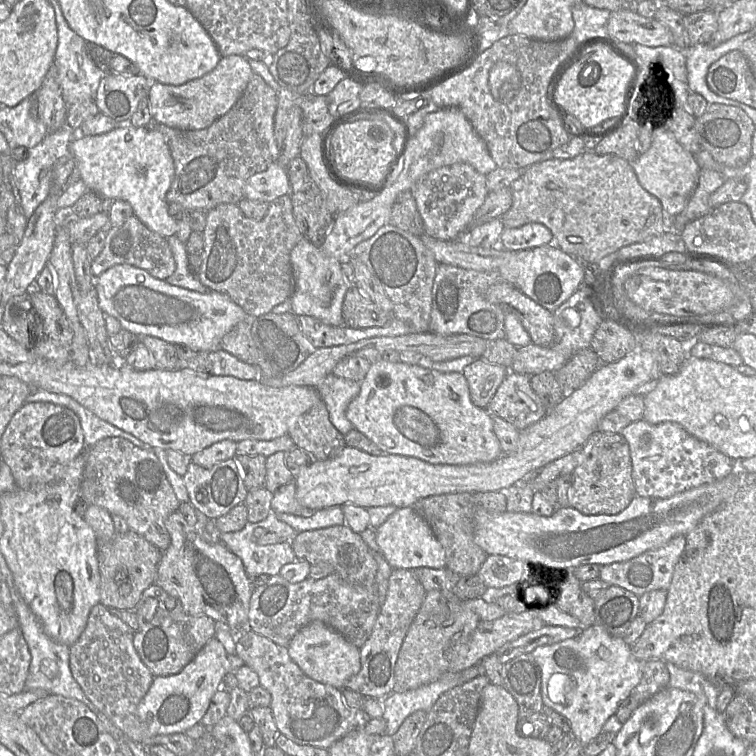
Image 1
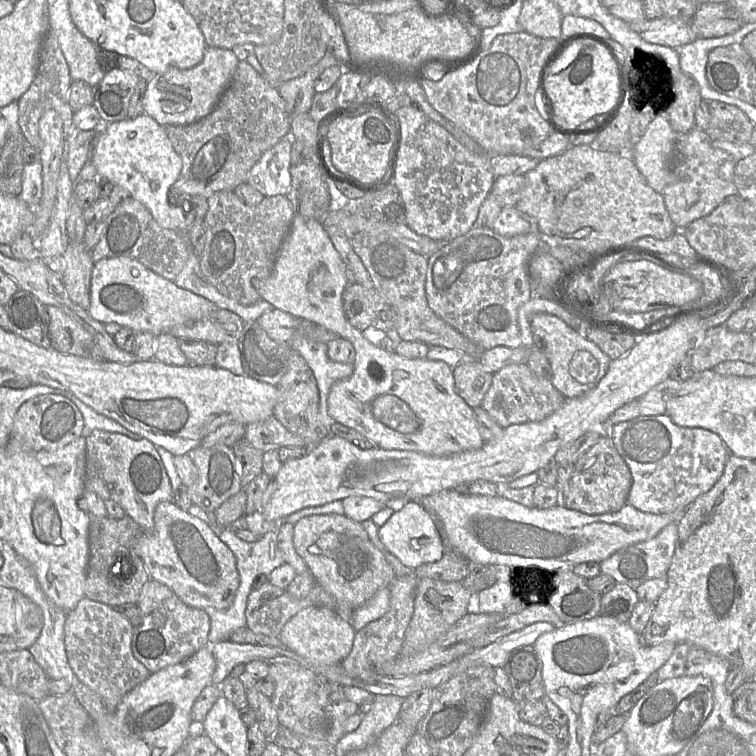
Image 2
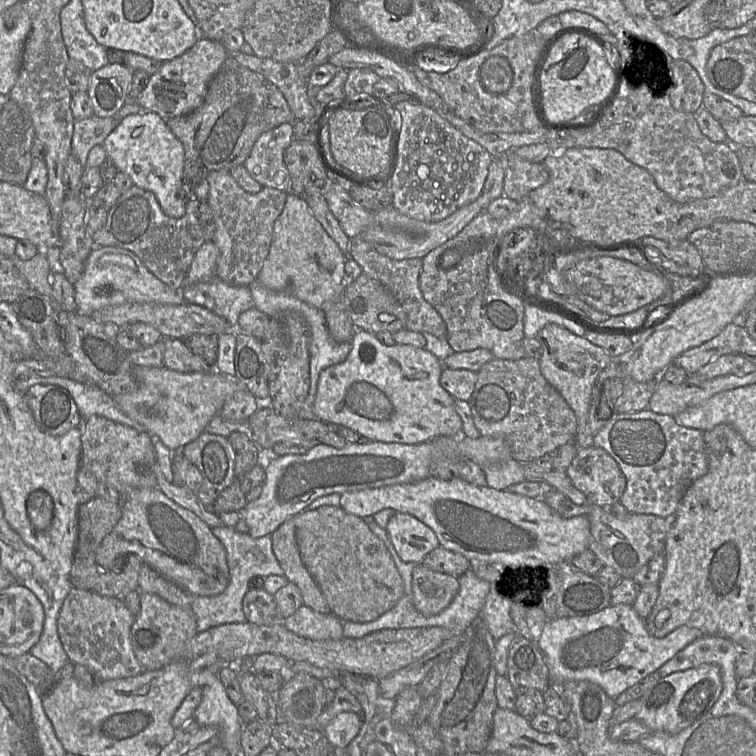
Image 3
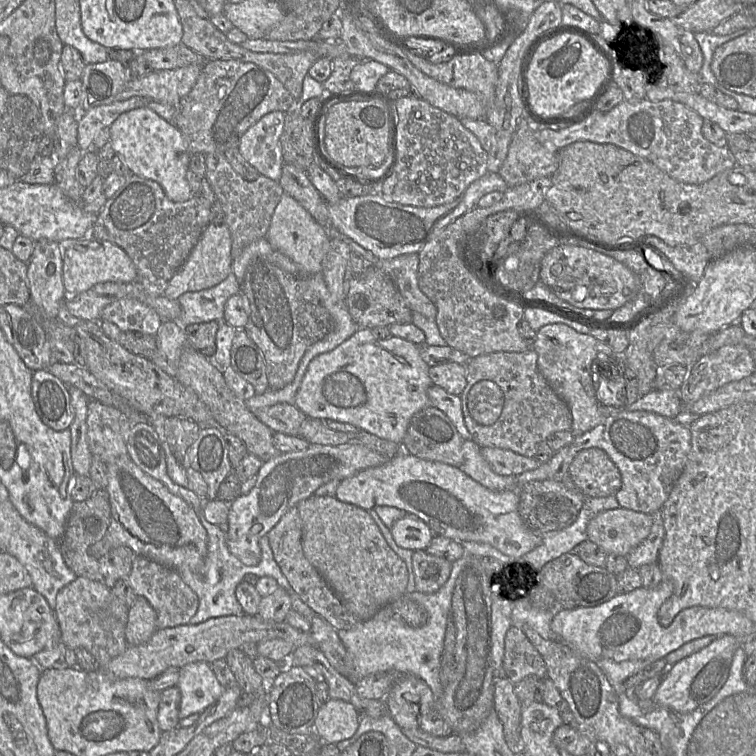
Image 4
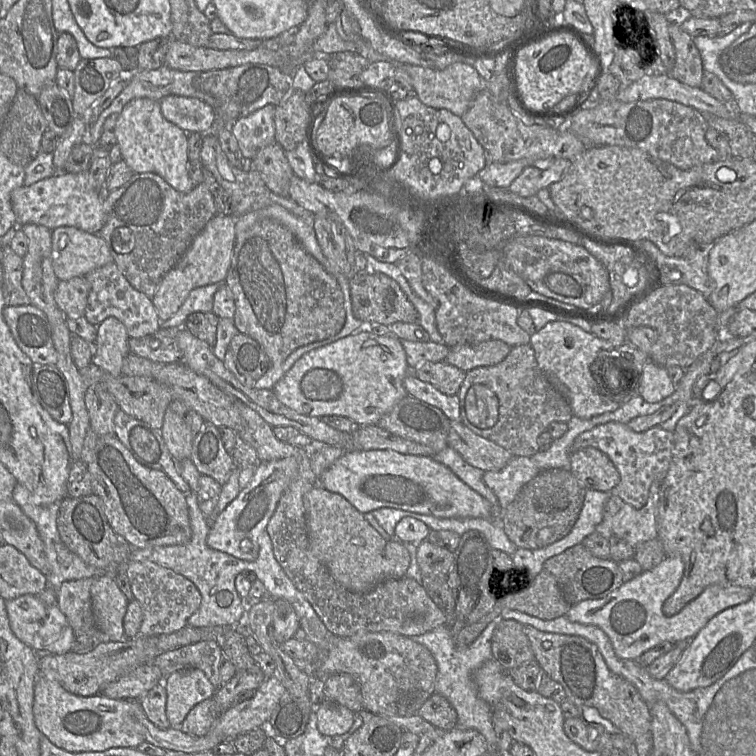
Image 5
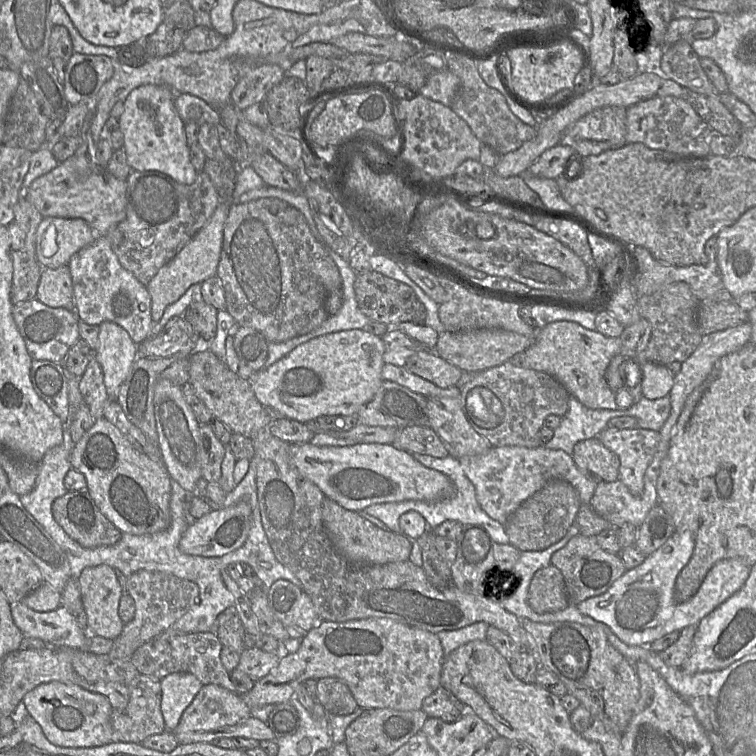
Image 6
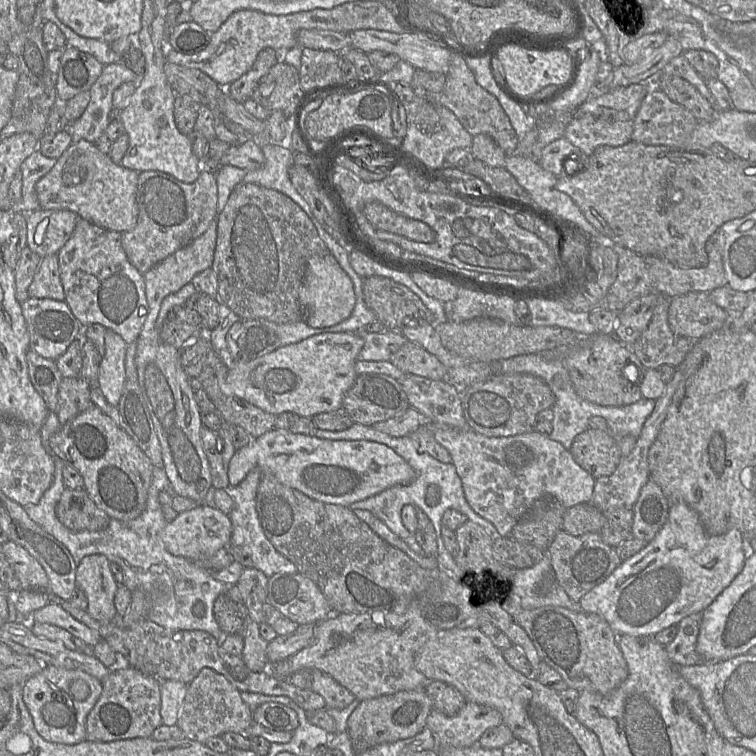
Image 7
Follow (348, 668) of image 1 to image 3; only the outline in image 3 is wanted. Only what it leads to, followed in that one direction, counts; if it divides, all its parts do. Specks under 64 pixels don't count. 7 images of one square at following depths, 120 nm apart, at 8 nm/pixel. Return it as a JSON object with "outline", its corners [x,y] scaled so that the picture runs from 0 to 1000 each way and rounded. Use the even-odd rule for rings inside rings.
{"outline":[[[405,800],[386,813],[374,817],[374,825],[385,836],[414,847],[454,845],[454,823],[440,811],[427,812]]]}

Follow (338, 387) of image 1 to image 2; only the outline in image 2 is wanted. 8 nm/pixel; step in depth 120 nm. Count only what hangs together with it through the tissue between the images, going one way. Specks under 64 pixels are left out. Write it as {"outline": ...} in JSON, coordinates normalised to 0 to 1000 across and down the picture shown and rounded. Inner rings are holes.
{"outline":[[[389,442],[382,455],[386,463],[393,464],[403,475],[418,501],[423,556],[437,567],[444,560],[434,548],[433,530],[437,515],[444,505],[466,496],[468,481],[437,476],[433,470],[433,455],[409,450],[397,442]]]}

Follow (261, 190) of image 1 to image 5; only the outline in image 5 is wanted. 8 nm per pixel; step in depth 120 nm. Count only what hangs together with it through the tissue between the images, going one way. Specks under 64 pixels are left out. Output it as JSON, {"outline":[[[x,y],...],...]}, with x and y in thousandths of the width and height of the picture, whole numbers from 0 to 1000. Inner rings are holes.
{"outline":[[[352,139],[307,164],[306,173],[325,209],[332,212],[348,194],[366,189],[362,151],[364,139]]]}

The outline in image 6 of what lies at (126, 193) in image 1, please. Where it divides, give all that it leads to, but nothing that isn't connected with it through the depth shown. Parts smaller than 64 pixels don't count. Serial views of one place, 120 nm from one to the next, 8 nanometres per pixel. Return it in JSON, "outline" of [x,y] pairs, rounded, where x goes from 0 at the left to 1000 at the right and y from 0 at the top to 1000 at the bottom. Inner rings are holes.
{"outline":[[[194,111],[179,116],[164,134],[164,146],[156,157],[157,171],[164,181],[168,217],[175,226],[209,226],[235,242],[253,245],[262,228],[251,212],[243,161],[230,139],[233,126],[221,114]]]}

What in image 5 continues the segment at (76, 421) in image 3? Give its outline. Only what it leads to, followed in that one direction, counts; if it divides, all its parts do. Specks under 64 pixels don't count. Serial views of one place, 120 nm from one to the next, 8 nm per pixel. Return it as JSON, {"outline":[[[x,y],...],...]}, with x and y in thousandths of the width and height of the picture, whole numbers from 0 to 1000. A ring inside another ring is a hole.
{"outline":[[[45,481],[44,521],[54,537],[75,558],[90,561],[95,553],[91,513],[74,481]]]}

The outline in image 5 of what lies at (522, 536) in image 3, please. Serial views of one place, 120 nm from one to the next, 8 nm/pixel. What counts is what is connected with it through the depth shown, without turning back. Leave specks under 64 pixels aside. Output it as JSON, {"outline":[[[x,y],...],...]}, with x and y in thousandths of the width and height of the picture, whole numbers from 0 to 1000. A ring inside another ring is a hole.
{"outline":[[[521,595],[459,597],[423,630],[422,642],[454,656],[475,677],[491,679],[501,672],[521,672],[578,685],[647,685],[652,669],[634,652],[615,640],[591,616],[570,603],[532,601]]]}

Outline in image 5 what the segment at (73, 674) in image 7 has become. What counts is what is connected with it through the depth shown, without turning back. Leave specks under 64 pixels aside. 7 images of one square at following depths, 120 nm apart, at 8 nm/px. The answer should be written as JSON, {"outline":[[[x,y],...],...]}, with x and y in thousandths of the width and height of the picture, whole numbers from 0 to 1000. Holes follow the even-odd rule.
{"outline":[[[52,894],[45,909],[45,954],[69,984],[90,995],[134,995],[156,988],[180,991],[192,981],[192,974],[175,946],[172,927],[138,919],[104,921],[86,913],[75,901]]]}

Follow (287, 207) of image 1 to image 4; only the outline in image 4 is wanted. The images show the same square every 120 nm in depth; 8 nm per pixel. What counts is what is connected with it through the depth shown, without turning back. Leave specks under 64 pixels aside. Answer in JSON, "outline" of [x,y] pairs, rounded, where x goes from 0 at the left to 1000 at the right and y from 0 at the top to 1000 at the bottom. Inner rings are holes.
{"outline":[[[295,202],[271,205],[272,237],[276,239],[298,282],[296,295],[306,310],[306,340],[313,341],[333,320],[351,315],[360,284],[376,253],[368,239],[344,231],[336,239],[320,235],[303,217]]]}

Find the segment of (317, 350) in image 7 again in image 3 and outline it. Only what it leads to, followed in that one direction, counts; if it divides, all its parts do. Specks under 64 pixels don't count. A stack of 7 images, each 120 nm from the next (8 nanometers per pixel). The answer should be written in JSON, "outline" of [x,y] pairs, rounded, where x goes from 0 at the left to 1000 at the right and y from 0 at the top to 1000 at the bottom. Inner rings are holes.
{"outline":[[[471,437],[459,474],[425,491],[414,545],[419,554],[460,565],[485,583],[548,589],[586,577],[612,577],[612,560],[602,542],[602,526],[582,508],[586,488],[585,478],[561,460],[534,455],[511,458],[496,443]]]}

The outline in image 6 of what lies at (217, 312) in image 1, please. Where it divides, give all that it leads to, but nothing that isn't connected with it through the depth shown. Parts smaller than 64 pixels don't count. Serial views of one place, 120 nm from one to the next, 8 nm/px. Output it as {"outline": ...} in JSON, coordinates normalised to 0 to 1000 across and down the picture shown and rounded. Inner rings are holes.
{"outline":[[[57,287],[48,307],[48,343],[57,354],[89,352],[94,340],[127,312],[110,290]]]}

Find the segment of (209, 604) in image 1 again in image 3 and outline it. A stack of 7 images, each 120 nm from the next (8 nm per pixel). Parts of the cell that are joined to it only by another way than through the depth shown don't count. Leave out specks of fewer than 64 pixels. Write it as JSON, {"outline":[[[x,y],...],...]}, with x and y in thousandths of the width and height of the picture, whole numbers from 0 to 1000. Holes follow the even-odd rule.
{"outline":[[[187,646],[177,648],[161,660],[161,681],[149,701],[135,714],[127,729],[126,743],[146,753],[152,739],[164,733],[179,733],[187,742],[221,767],[231,771],[247,784],[257,788],[284,788],[292,786],[302,775],[304,757],[300,746],[299,728],[291,714],[282,706],[267,687],[221,657],[210,646]]]}

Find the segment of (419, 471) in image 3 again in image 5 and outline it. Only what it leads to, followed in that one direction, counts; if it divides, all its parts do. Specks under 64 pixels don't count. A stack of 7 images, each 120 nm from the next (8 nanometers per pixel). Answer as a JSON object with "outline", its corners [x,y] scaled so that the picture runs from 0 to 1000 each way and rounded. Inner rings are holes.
{"outline":[[[389,604],[343,612],[329,640],[286,684],[274,709],[274,721],[315,739],[337,742],[343,734],[341,710],[352,701],[372,656],[394,620],[396,614]]]}

